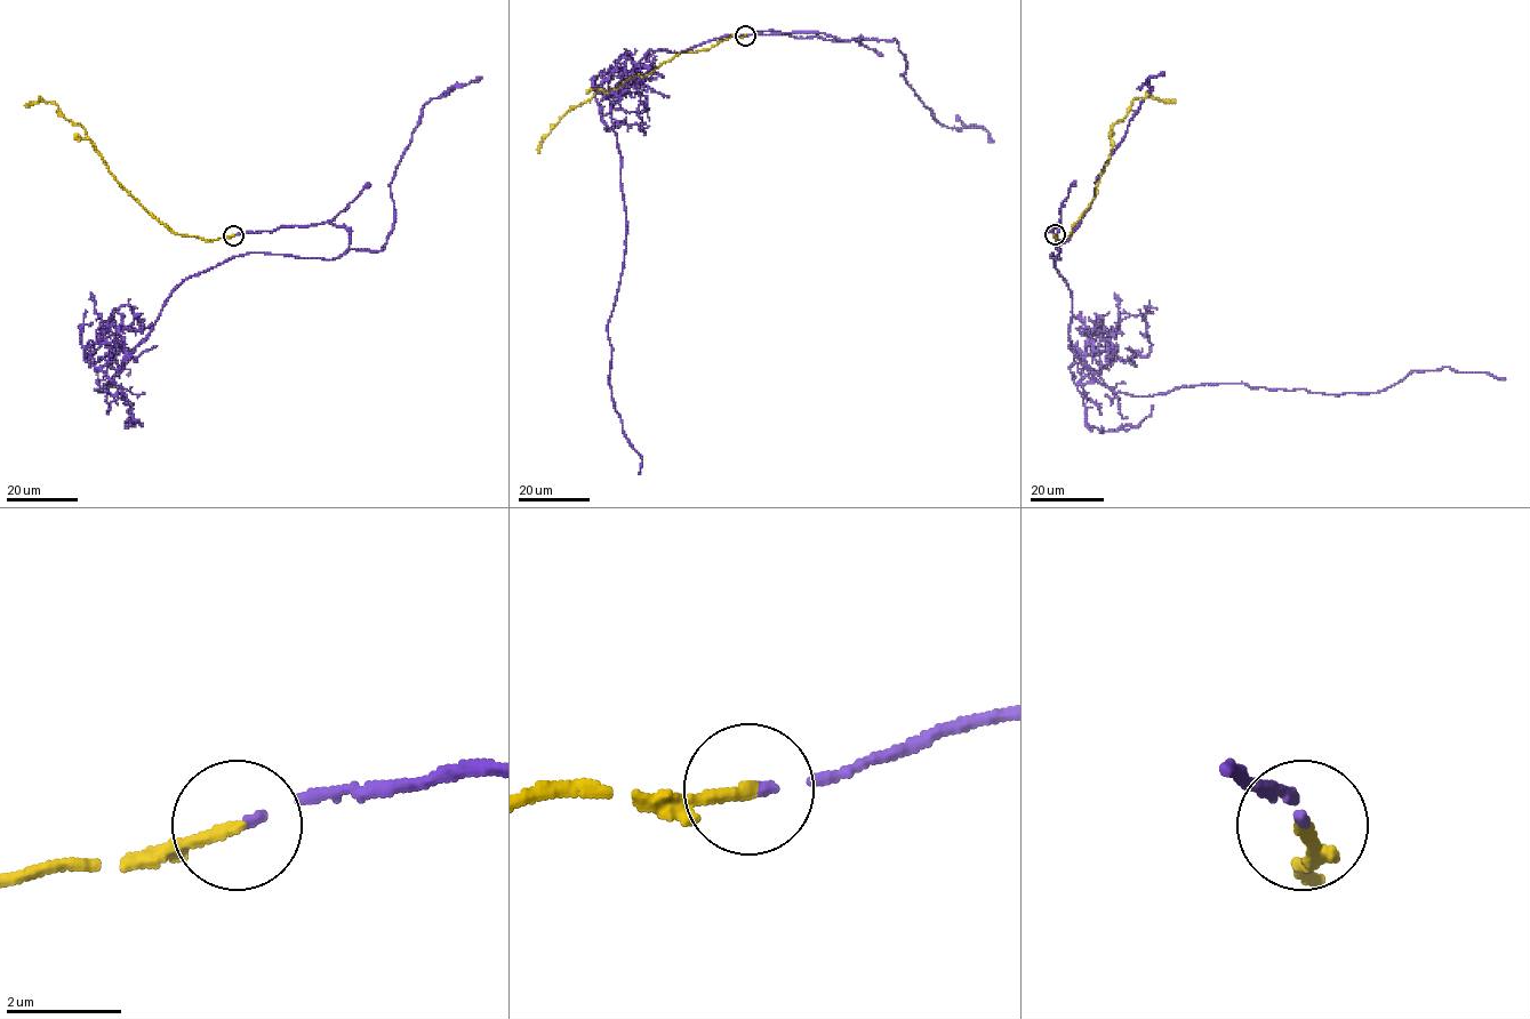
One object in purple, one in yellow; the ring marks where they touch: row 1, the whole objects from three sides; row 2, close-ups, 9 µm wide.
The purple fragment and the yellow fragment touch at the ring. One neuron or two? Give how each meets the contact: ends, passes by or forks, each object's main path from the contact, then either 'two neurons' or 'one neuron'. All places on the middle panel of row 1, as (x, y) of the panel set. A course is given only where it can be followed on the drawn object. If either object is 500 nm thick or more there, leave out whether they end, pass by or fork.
purple ends | yellow ends | purple via (745, 35), (862, 38), (649, 50), (615, 95), (626, 226), (609, 386), (639, 474) | yellow via (745, 35), (678, 53), (645, 75), (599, 89), (561, 117), (538, 153) | one neuron

